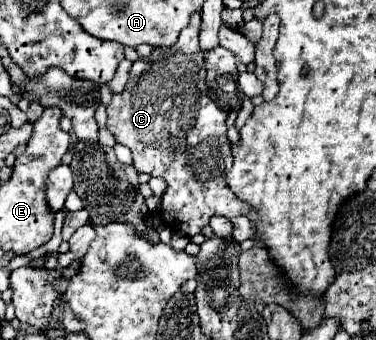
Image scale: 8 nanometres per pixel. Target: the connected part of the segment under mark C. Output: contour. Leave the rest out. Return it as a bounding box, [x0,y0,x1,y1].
[107,23,257,237]

